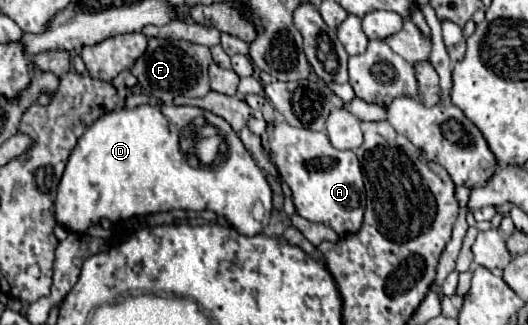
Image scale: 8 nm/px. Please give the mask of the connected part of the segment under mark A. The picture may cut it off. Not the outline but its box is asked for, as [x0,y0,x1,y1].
[262,118,366,238]

